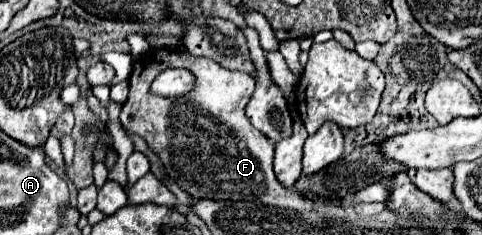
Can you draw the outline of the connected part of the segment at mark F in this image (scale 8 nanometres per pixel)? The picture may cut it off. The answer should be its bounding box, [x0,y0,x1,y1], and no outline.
[121,49,345,219]

